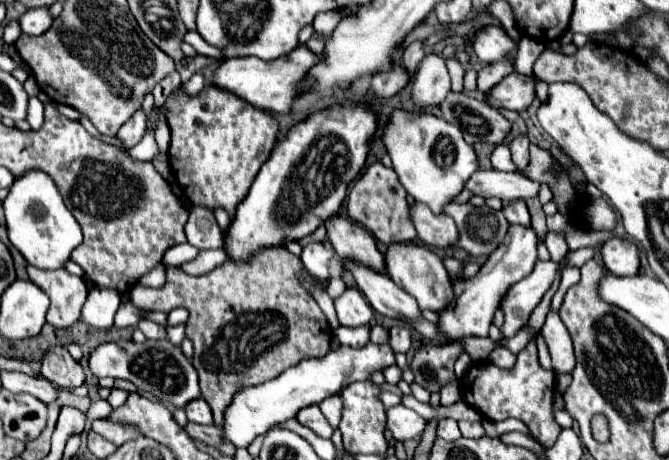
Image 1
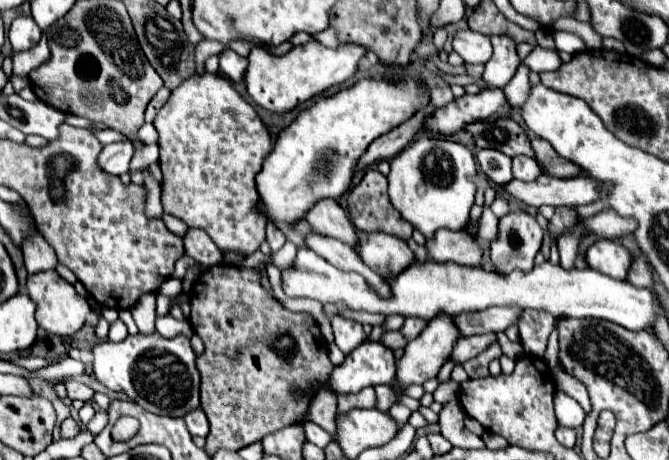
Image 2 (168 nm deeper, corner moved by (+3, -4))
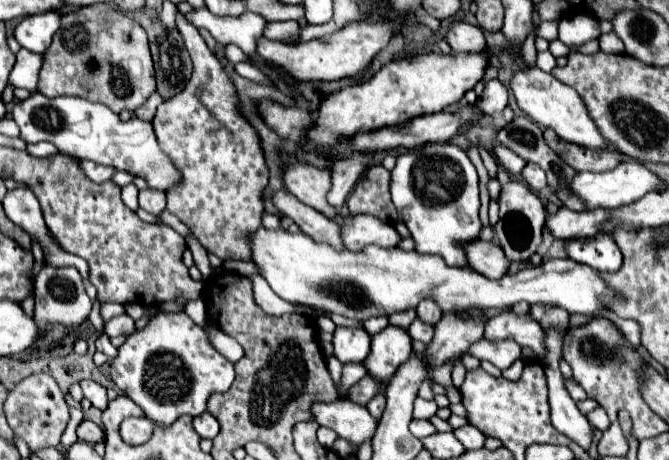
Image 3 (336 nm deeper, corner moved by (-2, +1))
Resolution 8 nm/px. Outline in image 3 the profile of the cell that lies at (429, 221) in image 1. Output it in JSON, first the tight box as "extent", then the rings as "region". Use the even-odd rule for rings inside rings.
{"extent":[464,240,508,278],"region":[[[472,240],[464,244],[468,266],[488,278],[500,278],[508,270],[508,260],[500,246],[484,240]]]}

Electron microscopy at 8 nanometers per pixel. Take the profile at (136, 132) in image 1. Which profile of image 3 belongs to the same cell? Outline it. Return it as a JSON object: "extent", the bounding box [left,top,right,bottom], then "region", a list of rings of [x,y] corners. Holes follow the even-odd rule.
{"extent":[82,160,116,182],"region":[[[84,160],[82,162],[82,170],[84,170],[84,174],[90,178],[90,180],[94,180],[94,182],[106,182],[106,180],[110,180],[114,174],[116,174],[116,168],[108,168],[108,166],[104,166],[104,164],[92,164],[92,160]]]}

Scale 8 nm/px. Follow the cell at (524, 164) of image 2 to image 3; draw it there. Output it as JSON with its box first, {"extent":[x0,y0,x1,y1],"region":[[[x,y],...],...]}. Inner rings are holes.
{"extent":[522,164,546,190],"region":[[[526,164],[524,170],[522,170],[522,178],[526,180],[526,184],[532,188],[532,190],[546,190],[546,174],[544,170],[538,166],[538,164]]]}

